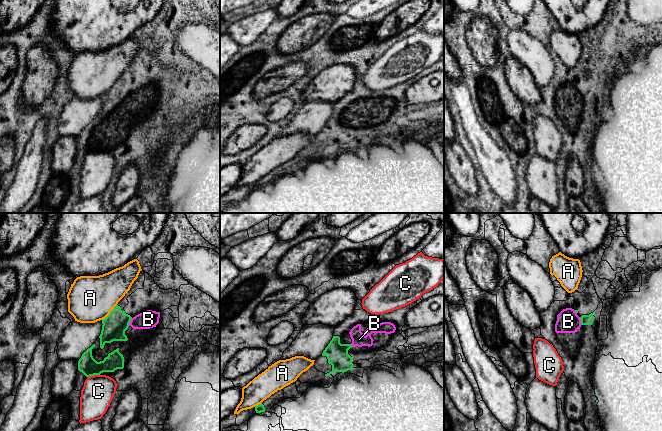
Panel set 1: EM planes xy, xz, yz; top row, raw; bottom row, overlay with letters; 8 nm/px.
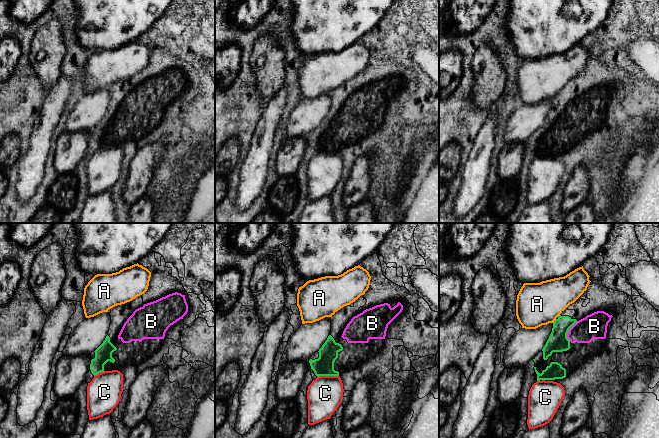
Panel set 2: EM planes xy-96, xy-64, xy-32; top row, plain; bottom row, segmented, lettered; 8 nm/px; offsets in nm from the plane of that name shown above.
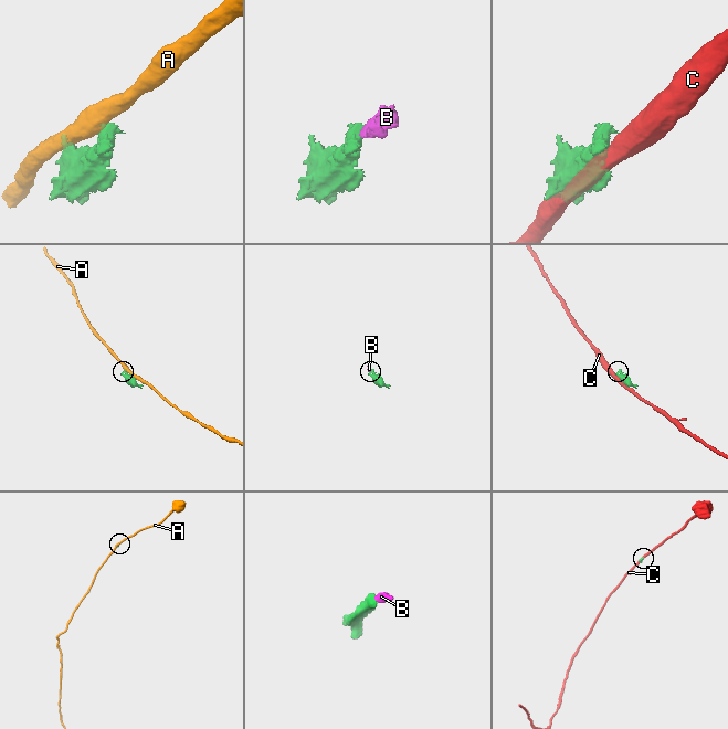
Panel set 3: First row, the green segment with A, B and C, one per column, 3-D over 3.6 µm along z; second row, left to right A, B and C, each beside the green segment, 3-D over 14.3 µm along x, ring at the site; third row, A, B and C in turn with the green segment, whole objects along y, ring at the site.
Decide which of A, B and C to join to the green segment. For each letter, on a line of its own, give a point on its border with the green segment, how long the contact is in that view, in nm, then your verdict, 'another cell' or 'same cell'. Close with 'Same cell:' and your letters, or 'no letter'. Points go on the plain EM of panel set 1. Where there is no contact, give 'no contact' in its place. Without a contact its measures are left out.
A: meets green in xy at (110, 88); contact 180 nm long; another cell
B: meets green in xy at (129, 98); contact 70 nm long; same cell
C: meets green in xy at (93, 151); contact 110 nm long; another cell
Same cell: B

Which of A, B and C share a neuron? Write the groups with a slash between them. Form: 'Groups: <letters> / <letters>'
Groups: A / B / C

